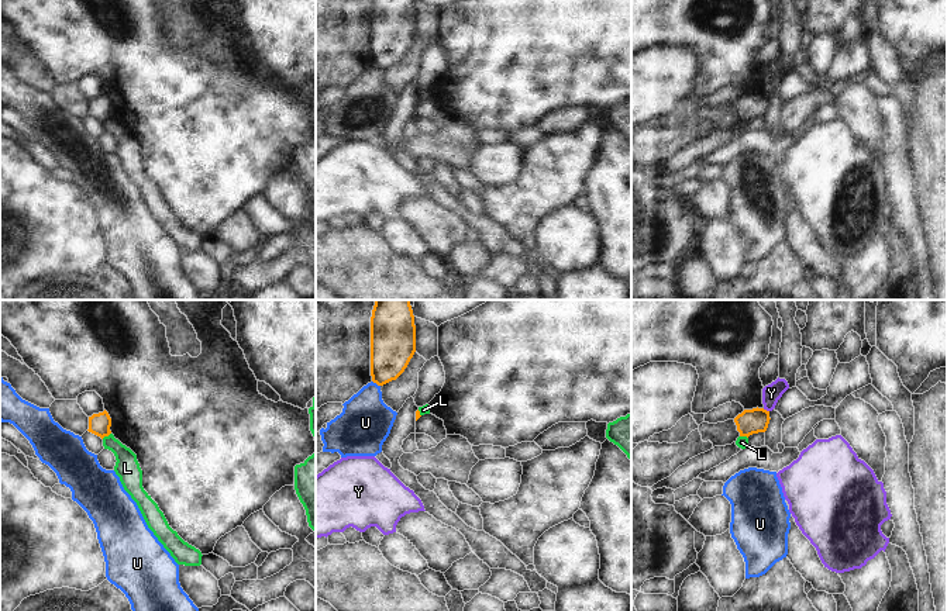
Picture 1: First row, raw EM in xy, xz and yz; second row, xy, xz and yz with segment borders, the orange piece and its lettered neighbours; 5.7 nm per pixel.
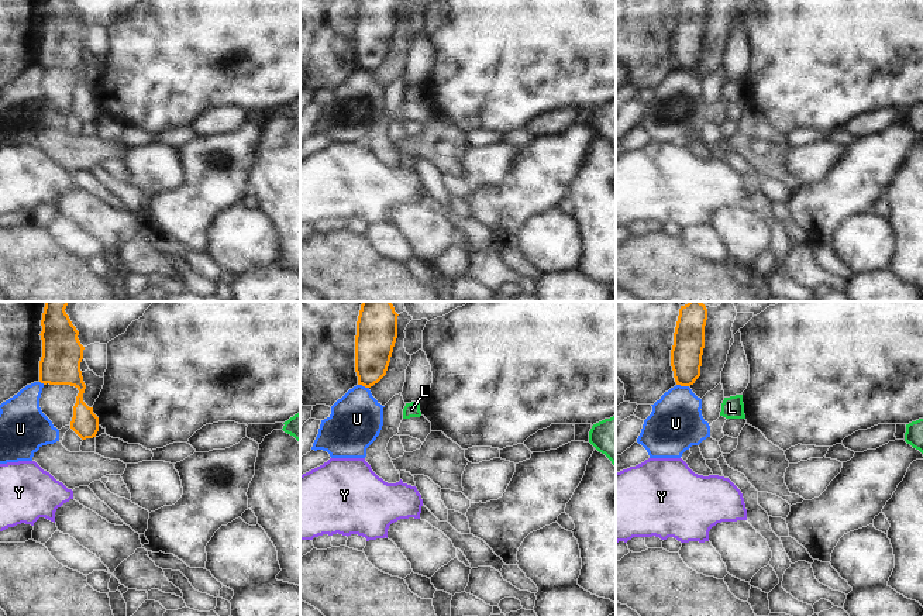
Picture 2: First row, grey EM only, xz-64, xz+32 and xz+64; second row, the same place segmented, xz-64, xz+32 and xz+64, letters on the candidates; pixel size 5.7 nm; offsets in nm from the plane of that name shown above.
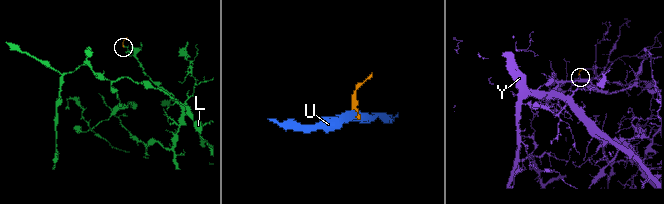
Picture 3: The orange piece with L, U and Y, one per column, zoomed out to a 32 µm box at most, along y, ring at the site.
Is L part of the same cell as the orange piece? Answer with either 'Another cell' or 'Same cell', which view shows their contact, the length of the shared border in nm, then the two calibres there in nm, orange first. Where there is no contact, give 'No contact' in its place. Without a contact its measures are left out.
Another cell. Touches orange in xy. Shared border 70 nm. Thickness 130 nm (orange) against 140 nm.

